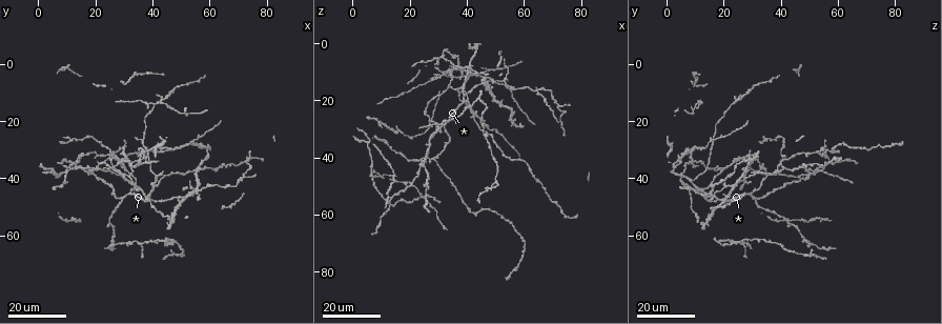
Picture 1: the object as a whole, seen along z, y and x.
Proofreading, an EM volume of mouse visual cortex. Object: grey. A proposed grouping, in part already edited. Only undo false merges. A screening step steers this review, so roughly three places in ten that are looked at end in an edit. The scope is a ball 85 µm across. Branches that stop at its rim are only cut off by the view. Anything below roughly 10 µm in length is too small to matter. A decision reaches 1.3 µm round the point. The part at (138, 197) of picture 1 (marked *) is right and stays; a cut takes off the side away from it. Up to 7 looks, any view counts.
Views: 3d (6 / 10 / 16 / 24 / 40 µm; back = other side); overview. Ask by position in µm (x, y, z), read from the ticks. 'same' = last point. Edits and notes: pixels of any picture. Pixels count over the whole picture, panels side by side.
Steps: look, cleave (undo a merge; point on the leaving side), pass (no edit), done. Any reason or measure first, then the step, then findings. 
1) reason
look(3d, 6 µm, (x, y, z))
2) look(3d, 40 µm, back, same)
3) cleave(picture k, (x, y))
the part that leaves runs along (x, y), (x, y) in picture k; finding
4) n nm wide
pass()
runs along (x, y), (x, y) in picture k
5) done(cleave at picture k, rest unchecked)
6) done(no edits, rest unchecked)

sudden change in width
look(3d, 24 µm, (39, 18, 20))

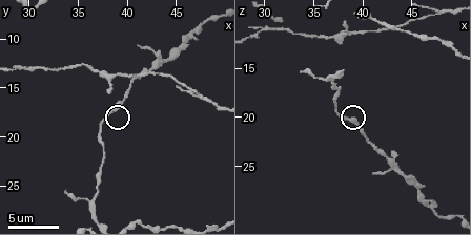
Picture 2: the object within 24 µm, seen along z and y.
zoom in
look(3d, 6 µm, (37.8, 18.0, 19.8))

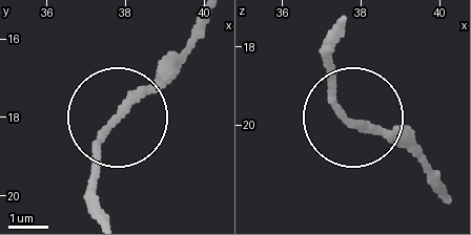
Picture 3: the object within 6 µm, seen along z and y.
pass()
runs along (102, 209), (99, 139), (172, 52) in picture 3; all the same neuron

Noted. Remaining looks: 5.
four or more arms meet
look(3d, 6 µm, (37.6, 13.8, 11.6))

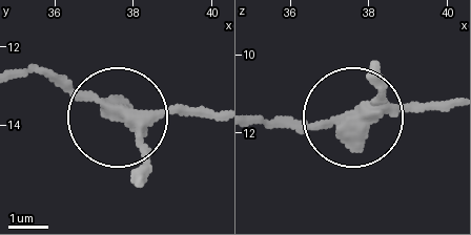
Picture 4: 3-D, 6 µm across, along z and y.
360 nm wide
pass()
continuous, no second neuron

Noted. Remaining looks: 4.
a narrow waist
look(3d, 16 µm, (13, 26, 37))

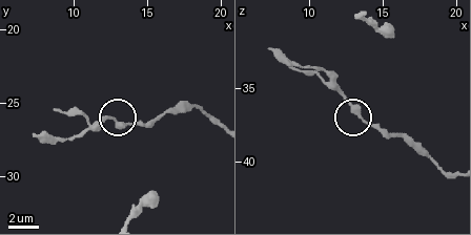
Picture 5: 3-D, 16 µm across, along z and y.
closer look
look(3d, 10 µm, (14.0, 26.4, 37.4))

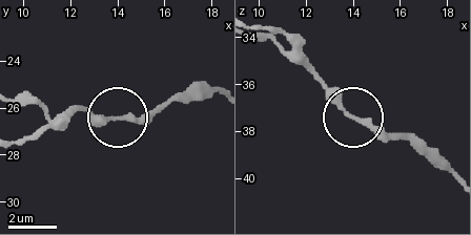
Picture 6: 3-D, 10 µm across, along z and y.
220 nm wide
pass()
runs along (212, 95), (183, 95), (110, 120), (69, 107) in picture 6; continuous, no second neuron

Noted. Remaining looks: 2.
done(no edits, rest unchecked)

